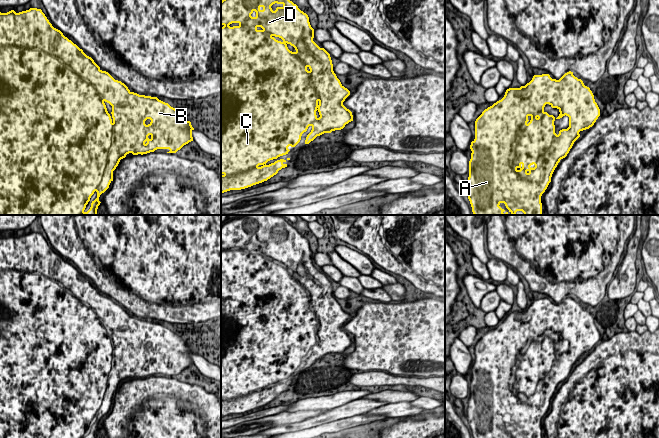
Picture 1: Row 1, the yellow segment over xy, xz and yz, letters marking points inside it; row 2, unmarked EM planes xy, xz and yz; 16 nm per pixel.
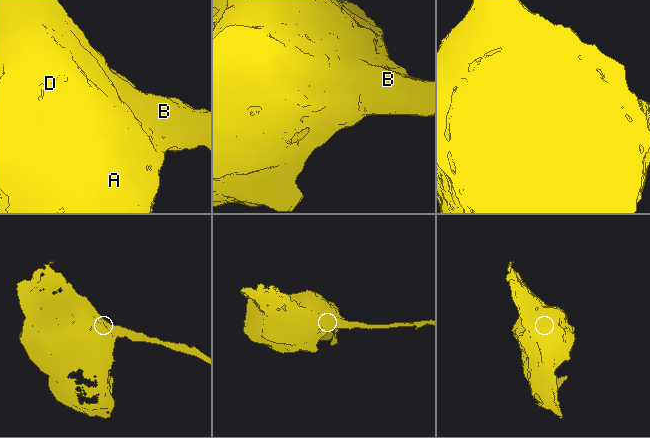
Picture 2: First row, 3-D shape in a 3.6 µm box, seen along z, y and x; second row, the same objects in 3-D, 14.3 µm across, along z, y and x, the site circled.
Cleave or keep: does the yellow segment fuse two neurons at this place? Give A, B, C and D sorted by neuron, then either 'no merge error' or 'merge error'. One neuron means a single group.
A B C D; no merge error

